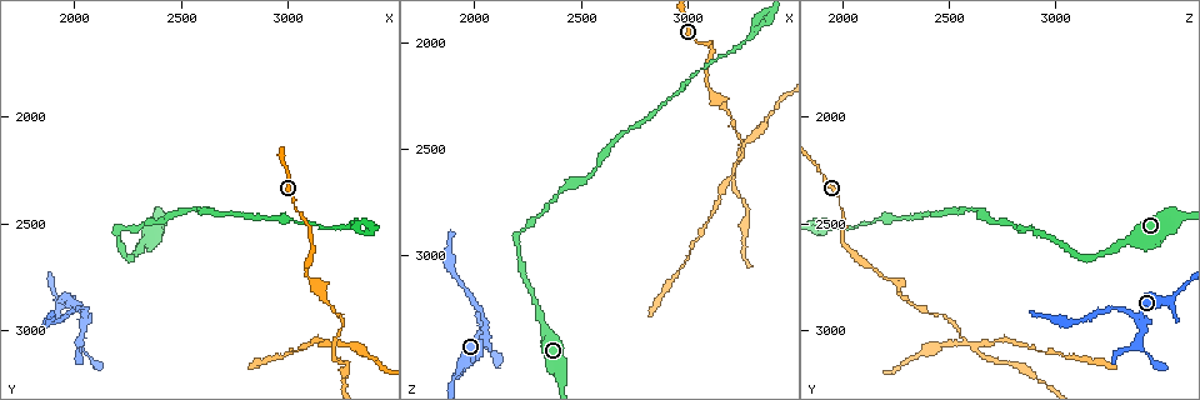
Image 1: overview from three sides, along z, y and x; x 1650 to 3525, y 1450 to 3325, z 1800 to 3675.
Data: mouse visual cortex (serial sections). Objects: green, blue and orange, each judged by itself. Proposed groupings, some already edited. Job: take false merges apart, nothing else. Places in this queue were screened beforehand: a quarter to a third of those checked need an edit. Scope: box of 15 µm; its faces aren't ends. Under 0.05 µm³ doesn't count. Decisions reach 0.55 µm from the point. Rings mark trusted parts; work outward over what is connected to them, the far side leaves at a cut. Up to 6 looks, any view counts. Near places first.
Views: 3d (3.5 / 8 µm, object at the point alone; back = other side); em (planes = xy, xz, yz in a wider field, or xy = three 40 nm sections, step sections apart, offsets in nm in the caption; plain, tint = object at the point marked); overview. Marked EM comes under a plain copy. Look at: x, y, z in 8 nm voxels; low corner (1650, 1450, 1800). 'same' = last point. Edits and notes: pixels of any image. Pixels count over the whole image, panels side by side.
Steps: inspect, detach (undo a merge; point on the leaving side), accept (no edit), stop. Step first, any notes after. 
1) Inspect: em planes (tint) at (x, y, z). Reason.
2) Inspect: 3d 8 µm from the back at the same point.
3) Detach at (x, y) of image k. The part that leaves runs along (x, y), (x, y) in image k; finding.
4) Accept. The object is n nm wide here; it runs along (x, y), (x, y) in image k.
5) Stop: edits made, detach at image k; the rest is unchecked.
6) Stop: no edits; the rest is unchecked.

Inspect: 3d 8 µm at (2040, 3000, 3390). Sharp bend.

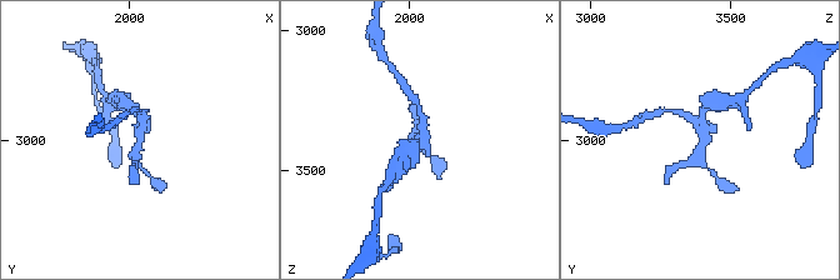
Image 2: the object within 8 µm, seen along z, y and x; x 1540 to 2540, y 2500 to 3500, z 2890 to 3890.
Inspect: 3d 3.5 µm at (2020, 3010, 3400). Zoom in.

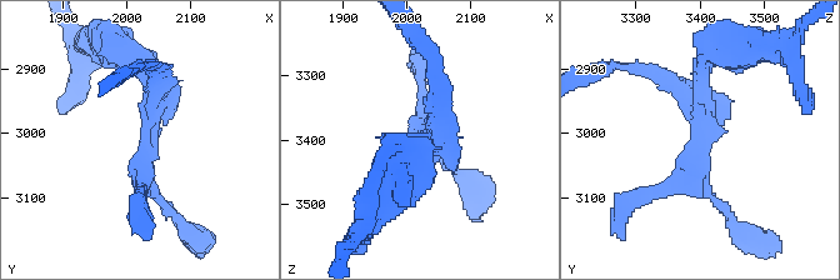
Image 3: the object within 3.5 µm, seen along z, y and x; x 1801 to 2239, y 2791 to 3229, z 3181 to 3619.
Detach at (651, 75) of image 3. A second cell is stuck on.

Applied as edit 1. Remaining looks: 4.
Inspect: overview. See it whole again.

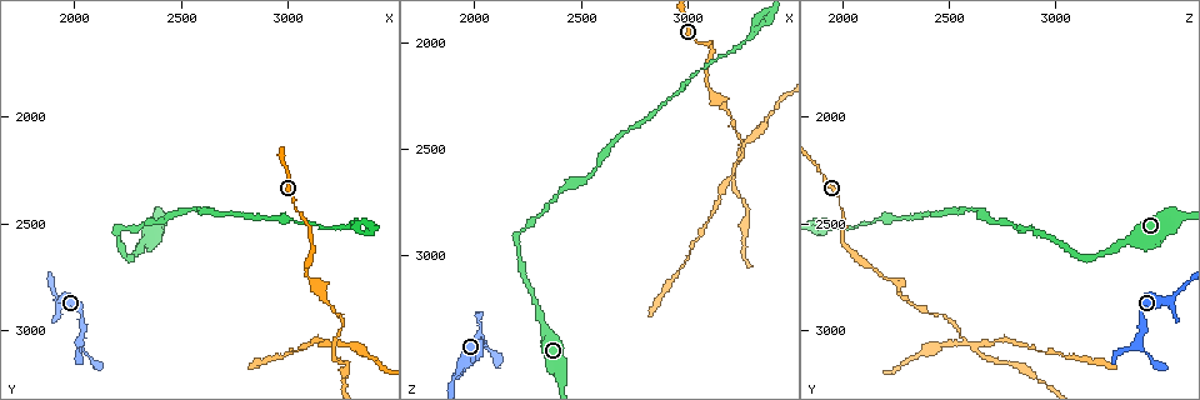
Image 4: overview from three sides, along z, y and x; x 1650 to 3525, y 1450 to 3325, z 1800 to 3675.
Inspect: 3d 3.5 µm from the back at (2220, 2510, 2890). A narrow waist.

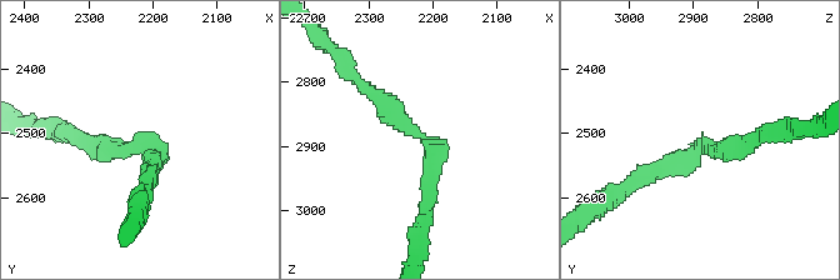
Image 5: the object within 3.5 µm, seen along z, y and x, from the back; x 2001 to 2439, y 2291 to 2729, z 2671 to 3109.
Inspect: em planes (tint) at (2220, 2515, 2880). The arms are 200, 250 nm wide; shape alone is not enough.

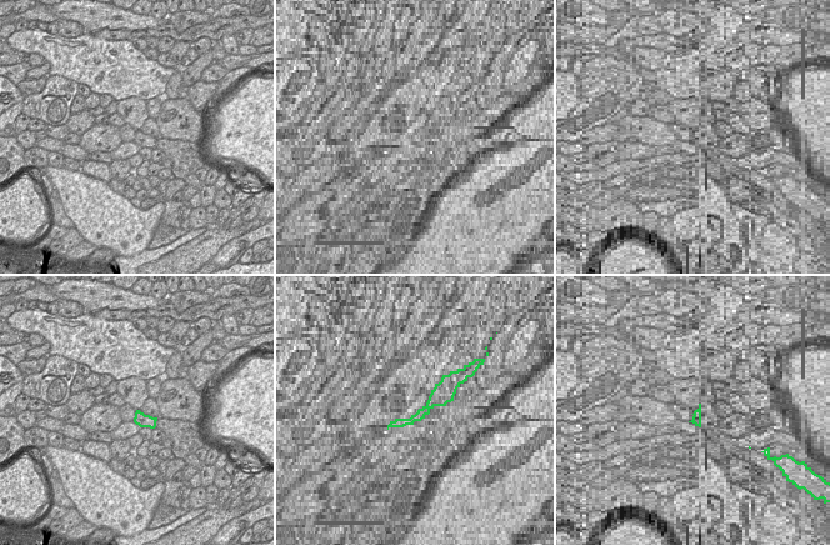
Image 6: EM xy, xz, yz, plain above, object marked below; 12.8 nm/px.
Inspect: em xy step 3 (tint) at the same point.

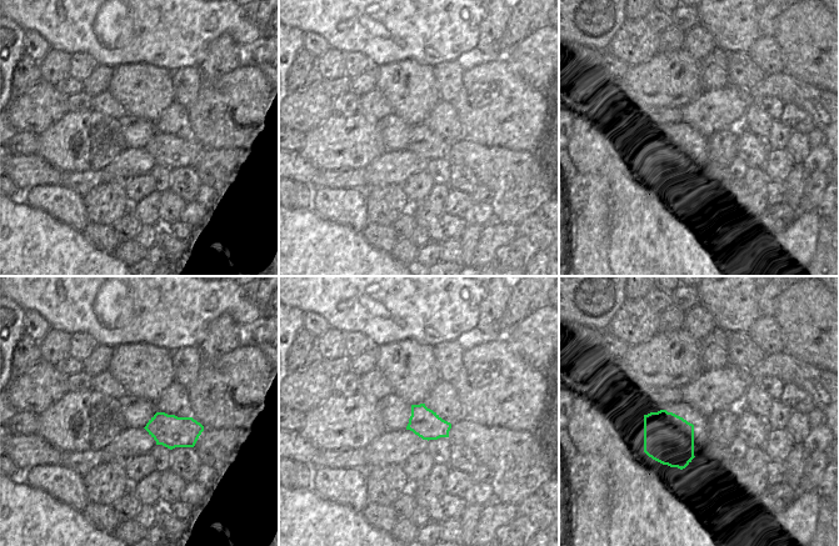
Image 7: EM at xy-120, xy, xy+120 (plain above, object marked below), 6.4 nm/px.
Detach at (386, 109) of image 5. The part that leaves runs along (418, 135), (349, 74), (333, 49) in image 5; two cells meet here.

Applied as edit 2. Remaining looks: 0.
Stop: edits made, detach at image 3, detach at image 5; the rest is unchecked.

